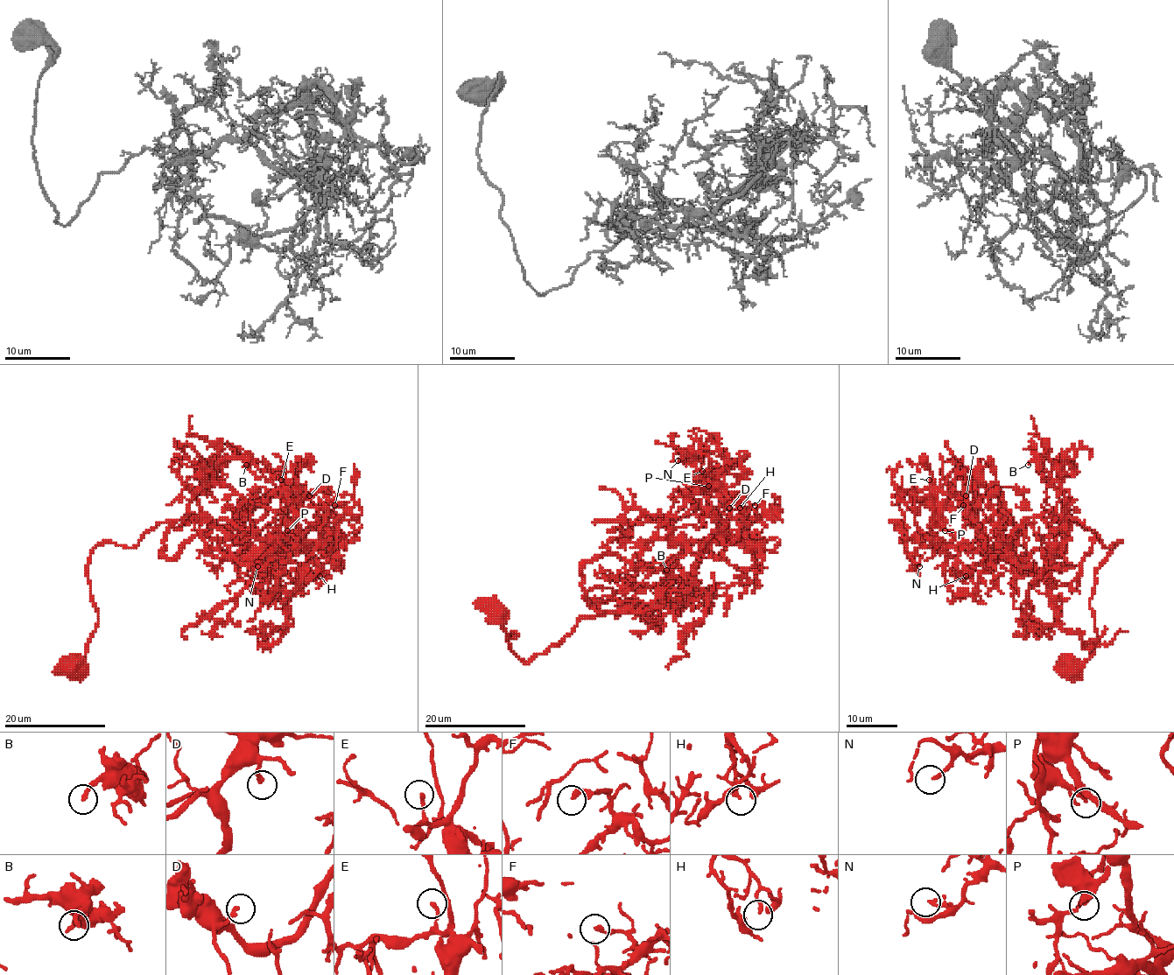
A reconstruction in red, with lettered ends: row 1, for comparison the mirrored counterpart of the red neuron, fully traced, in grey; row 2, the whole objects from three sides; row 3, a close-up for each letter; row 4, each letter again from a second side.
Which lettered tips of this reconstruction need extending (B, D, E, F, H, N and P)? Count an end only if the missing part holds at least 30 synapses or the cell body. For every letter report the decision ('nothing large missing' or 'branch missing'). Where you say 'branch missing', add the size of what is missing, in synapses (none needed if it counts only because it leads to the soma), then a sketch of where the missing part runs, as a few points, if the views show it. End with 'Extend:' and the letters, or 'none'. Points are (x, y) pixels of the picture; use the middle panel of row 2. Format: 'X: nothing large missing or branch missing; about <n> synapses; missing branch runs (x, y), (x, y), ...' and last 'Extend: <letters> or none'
B: branch missing; about 60 synapses; missing branch runs (666, 570), (655, 553), (649, 551), (643, 536)
D: nothing large missing
E: nothing large missing
F: nothing large missing
H: nothing large missing
N: nothing large missing
P: nothing large missing
Extend: B

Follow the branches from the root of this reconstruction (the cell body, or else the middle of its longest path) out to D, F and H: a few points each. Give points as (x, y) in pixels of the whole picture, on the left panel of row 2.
D: (80, 666), (99, 620), (87, 575), (97, 546), (210, 518), (269, 569), (309, 547), (292, 494), (309, 495)
F: (80, 666), (99, 620), (87, 575), (97, 546), (210, 518), (269, 569), (291, 533), (344, 512), (334, 505)
H: (80, 666), (105, 542), (210, 518), (269, 569), (309, 546), (319, 576)

